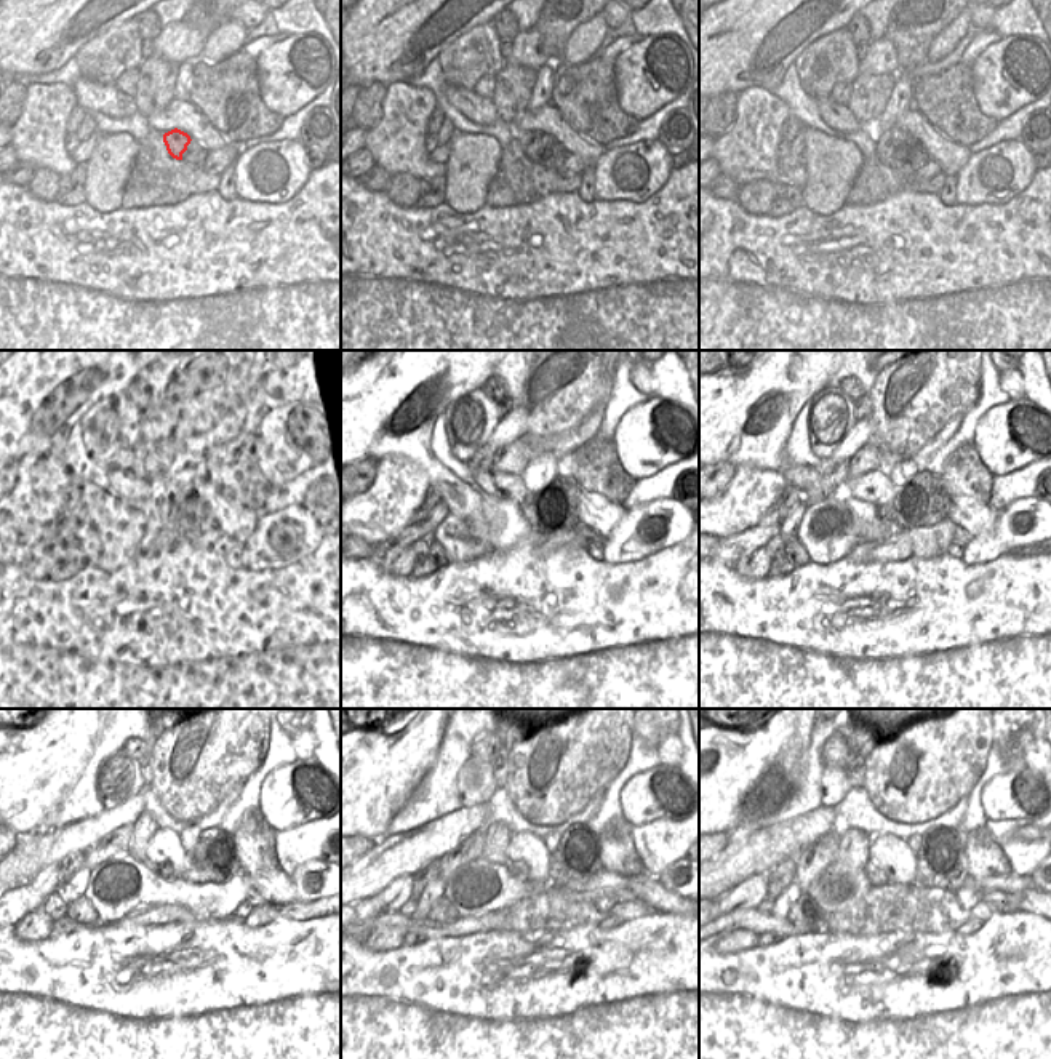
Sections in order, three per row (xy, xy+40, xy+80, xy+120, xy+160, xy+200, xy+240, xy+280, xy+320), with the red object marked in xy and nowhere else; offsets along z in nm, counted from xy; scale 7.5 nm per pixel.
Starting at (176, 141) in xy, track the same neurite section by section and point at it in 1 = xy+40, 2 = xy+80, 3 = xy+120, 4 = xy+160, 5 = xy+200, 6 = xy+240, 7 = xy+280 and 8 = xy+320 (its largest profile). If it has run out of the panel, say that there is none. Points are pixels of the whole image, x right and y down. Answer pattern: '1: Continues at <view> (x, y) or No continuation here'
1: Continues at xy+40 (533, 143)
2: Continues at xy+80 (890, 141)
3: Continues at xy+120 (173, 503)
4: Continues at xy+160 (536, 504)
5: Continues at xy+200 (901, 506)
6: Continues at xy+240 (165, 869)
7: Continues at xy+280 (517, 869)
8: Continues at xy+320 (875, 875).

